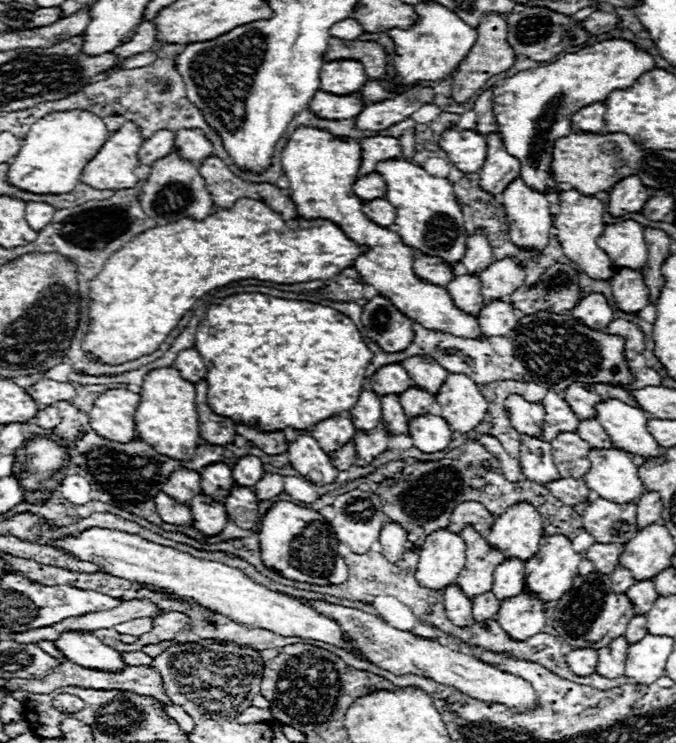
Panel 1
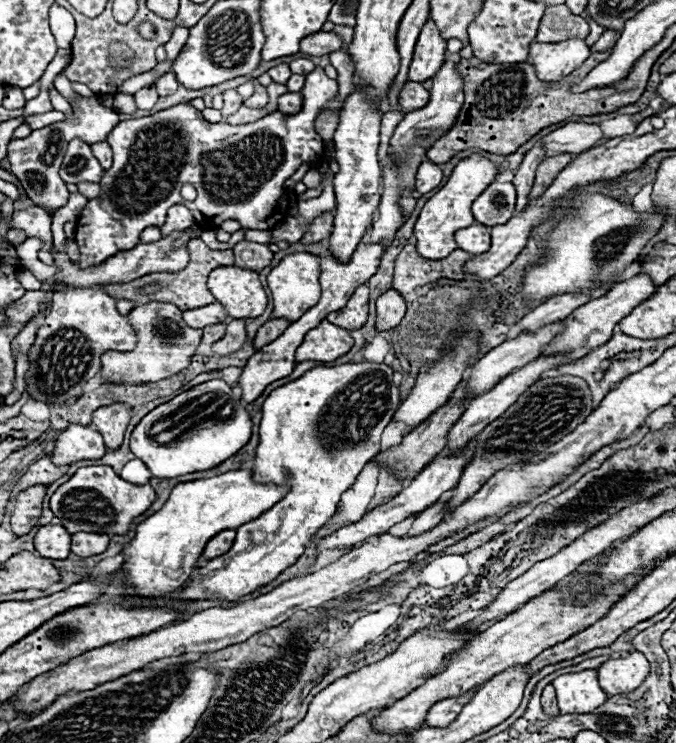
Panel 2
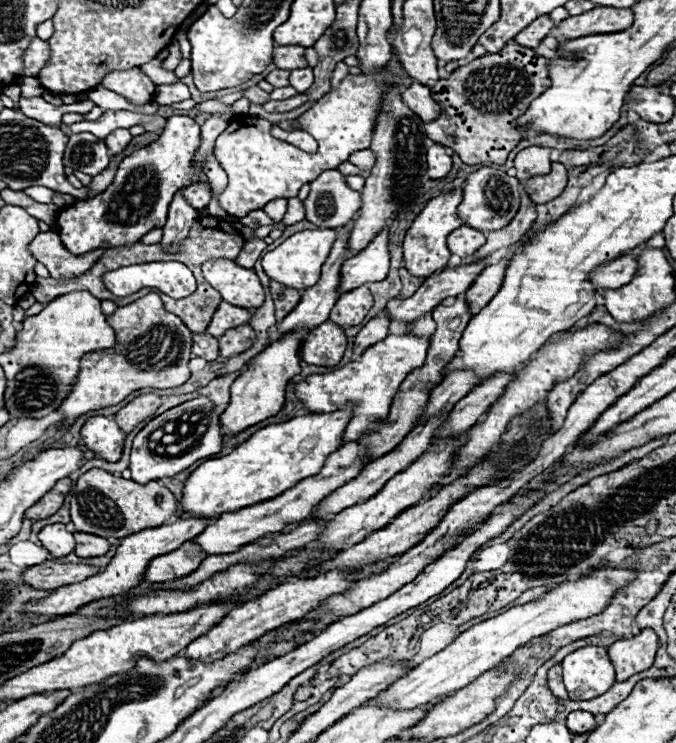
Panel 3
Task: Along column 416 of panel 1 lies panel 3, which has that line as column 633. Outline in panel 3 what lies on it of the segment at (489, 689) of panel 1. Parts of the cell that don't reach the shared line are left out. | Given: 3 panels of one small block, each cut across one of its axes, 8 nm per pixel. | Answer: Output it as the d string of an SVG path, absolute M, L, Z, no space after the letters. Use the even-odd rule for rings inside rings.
M644 628L638 636L618 640L608 648L608 656L616 670L616 680L628 680L630 676L644 672L654 662L658 650L658 636L654 630Z

